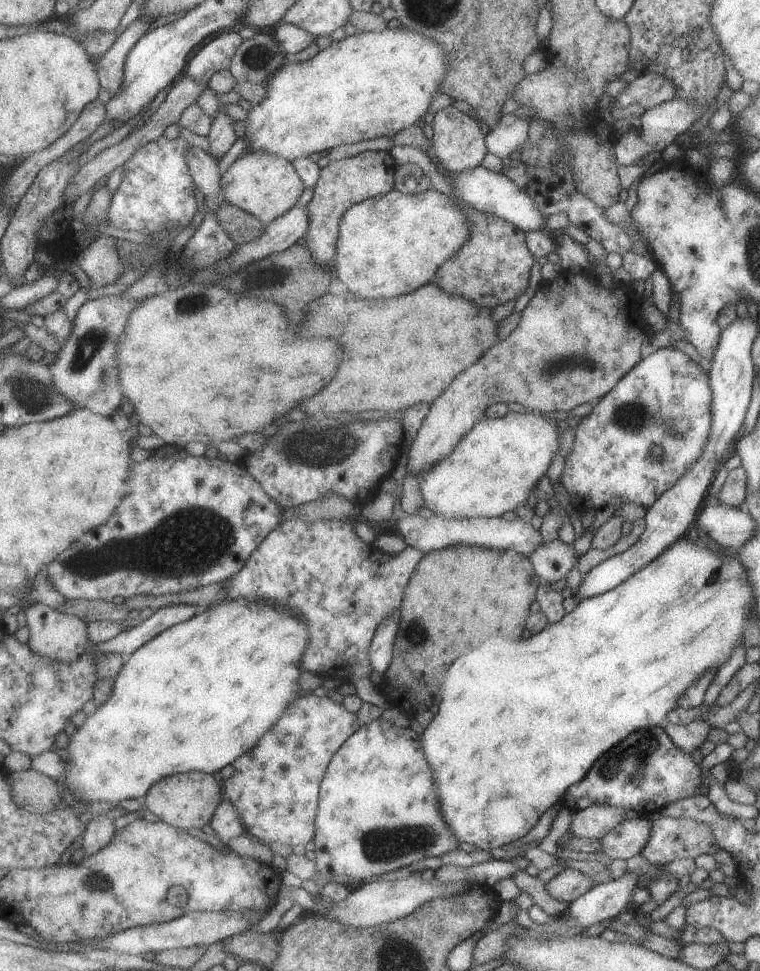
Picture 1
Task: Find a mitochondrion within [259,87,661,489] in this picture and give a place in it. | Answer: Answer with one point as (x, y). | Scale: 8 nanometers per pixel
(318, 450)

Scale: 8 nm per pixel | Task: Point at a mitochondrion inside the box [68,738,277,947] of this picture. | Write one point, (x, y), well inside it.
(99, 884)

